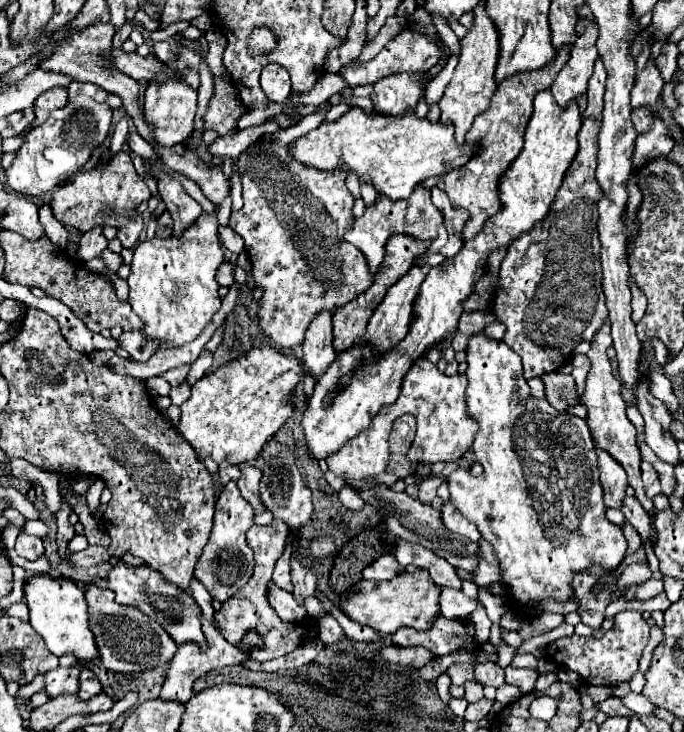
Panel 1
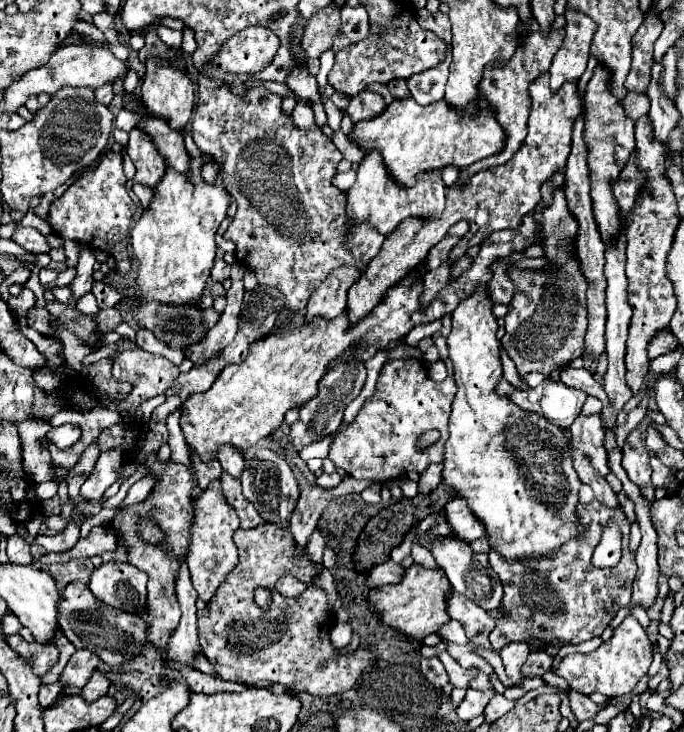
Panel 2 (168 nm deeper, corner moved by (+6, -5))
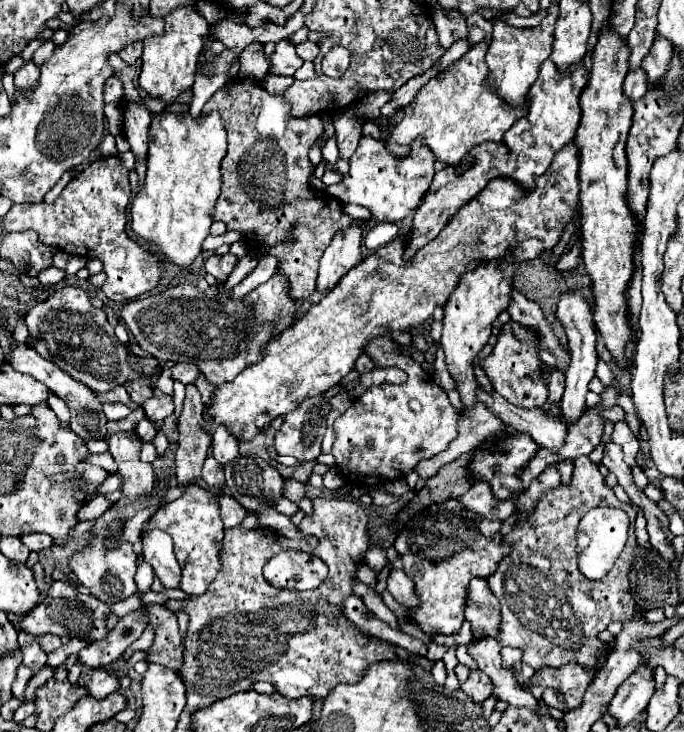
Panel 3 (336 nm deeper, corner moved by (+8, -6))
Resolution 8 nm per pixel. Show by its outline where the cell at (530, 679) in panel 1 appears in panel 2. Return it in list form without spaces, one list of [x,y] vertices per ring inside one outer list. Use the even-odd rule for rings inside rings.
[[[510,643],[500,651],[500,657],[504,661],[506,675],[512,683],[518,683],[522,679],[522,665],[526,663],[526,657],[530,655],[530,647],[526,643]]]

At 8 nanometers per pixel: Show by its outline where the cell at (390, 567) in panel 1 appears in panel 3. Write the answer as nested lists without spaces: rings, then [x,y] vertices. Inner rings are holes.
[[[392,570],[388,576],[388,592],[394,596],[394,600],[406,608],[416,608],[420,604],[416,592],[414,592],[414,582],[410,576],[406,576],[404,570]]]

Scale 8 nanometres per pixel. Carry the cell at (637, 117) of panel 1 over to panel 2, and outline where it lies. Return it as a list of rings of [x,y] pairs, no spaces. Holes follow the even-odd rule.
[[[628,93],[626,99],[622,101],[624,113],[628,119],[638,121],[640,117],[648,115],[650,111],[650,99],[646,99],[646,95],[638,95],[638,93]]]

